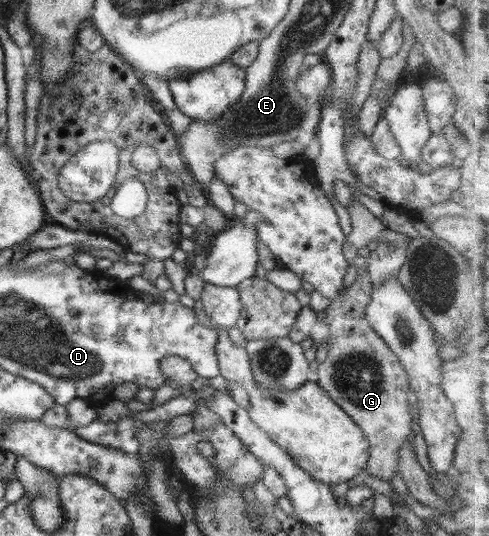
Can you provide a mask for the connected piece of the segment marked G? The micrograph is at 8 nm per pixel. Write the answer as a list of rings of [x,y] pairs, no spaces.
[[[356,272],[356,282],[348,288],[344,298],[340,302],[332,302],[324,310],[324,320],[322,321],[328,327],[330,334],[328,339],[330,346],[328,356],[318,366],[317,383],[324,389],[324,392],[332,399],[340,409],[344,410],[352,421],[356,423],[365,434],[369,442],[369,459],[365,470],[376,478],[388,480],[391,482],[394,472],[399,470],[399,450],[405,444],[410,432],[412,432],[412,411],[408,403],[409,380],[404,367],[400,364],[399,358],[392,353],[390,347],[384,343],[376,332],[371,328],[370,323],[366,321],[365,309],[372,302],[372,290],[370,282],[370,273]]]

